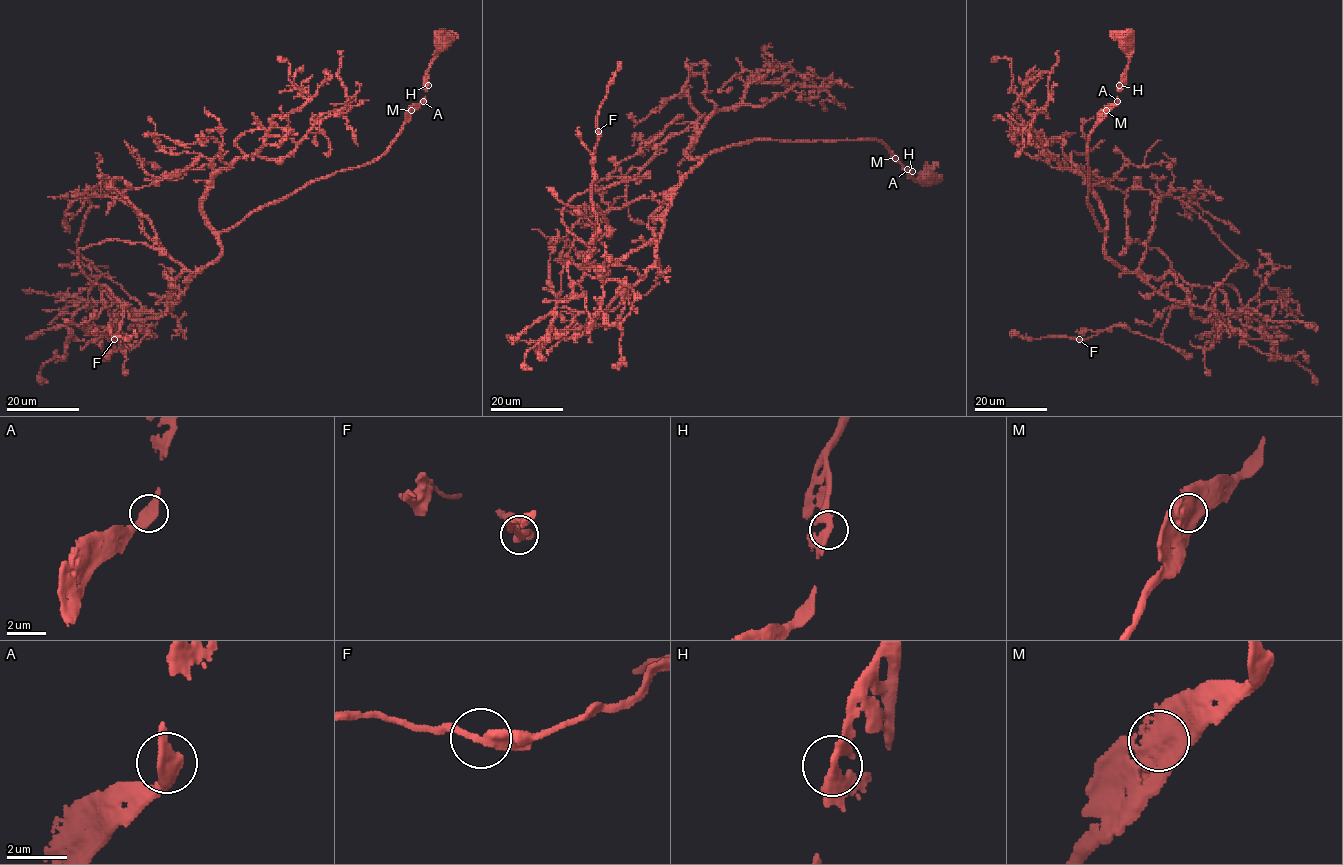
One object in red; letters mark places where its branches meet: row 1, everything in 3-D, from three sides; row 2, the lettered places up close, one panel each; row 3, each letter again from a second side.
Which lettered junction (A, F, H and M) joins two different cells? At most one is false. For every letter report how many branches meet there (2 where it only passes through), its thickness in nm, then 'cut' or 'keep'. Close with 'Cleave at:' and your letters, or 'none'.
A: branches 2; calibre 360 nm; keep
F: branches 2; calibre 320 nm; keep
H: branches 2; calibre 320 nm; keep
M: branches 2; calibre 600 nm; keep
Cleave at: none

